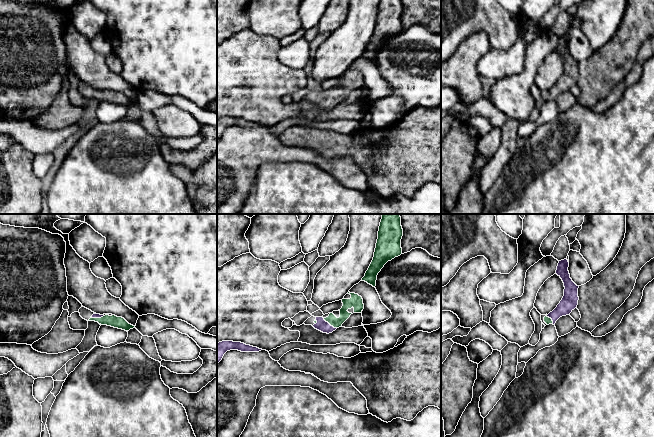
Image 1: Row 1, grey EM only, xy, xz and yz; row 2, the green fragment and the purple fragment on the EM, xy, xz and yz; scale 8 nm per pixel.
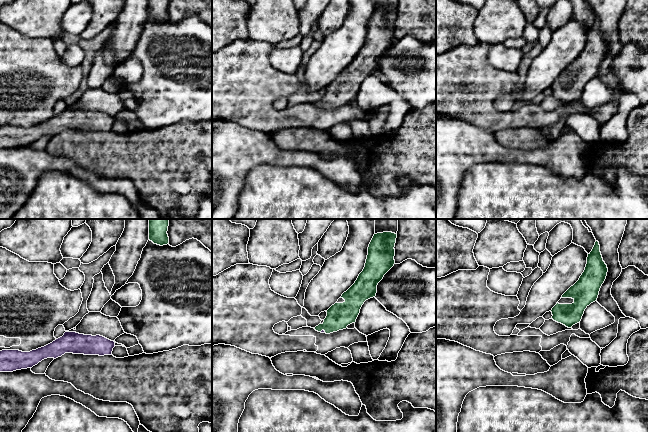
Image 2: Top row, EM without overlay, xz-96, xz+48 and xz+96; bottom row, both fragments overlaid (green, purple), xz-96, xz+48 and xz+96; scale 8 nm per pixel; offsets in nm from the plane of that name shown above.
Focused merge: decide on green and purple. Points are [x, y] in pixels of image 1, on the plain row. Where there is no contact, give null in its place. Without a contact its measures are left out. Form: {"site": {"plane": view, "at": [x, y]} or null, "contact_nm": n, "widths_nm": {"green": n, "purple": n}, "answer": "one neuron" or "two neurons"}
{"site": {"plane": "xz", "at": [330, 100]}, "contact_nm": 140, "widths_nm": {"green": 80, "purple": 90}, "answer": "one neuron"}

